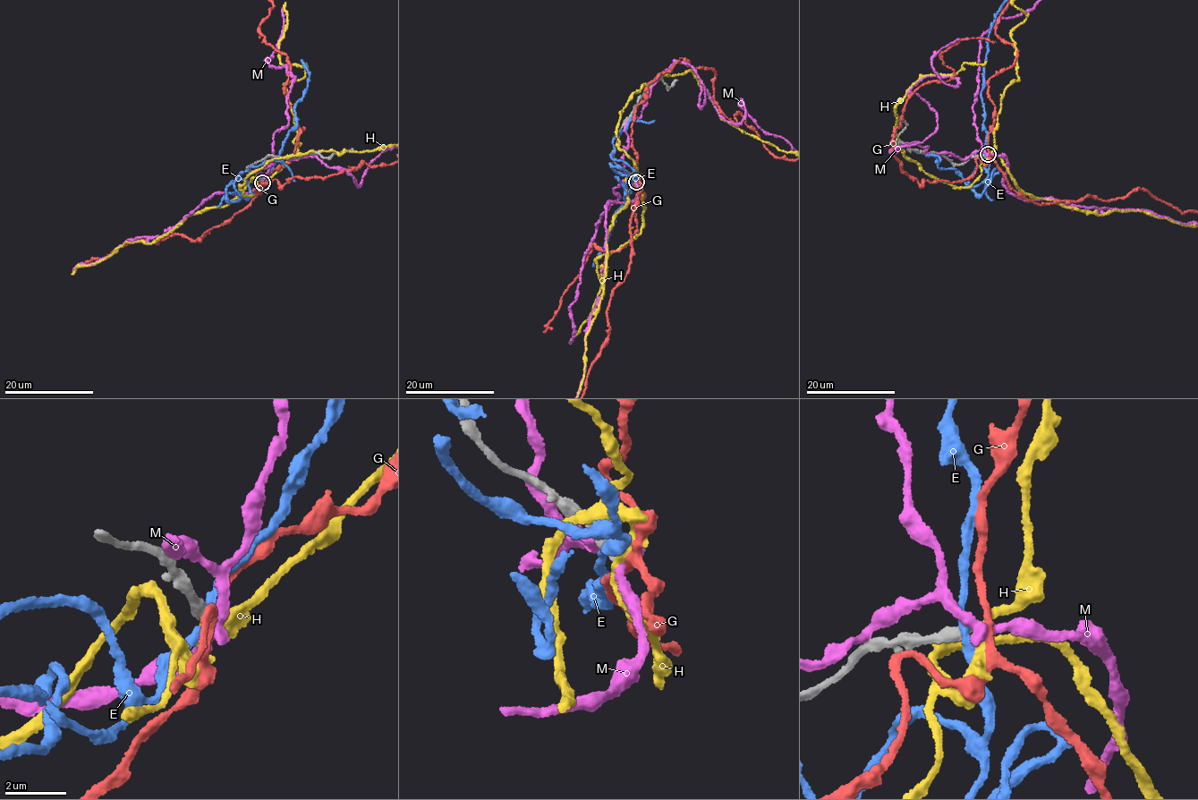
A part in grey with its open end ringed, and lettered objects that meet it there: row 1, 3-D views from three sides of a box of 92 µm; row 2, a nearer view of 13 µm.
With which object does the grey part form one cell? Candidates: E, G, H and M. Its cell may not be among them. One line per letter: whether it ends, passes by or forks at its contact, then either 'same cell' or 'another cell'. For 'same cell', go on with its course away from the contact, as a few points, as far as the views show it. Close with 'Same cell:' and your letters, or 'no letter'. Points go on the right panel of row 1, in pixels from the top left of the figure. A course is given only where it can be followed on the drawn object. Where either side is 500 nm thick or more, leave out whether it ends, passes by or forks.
E: it passes by; another cell
G: it passes by; another cell
H: it passes by; another cell
M: it passes by; another cell
Same cell: no letter

